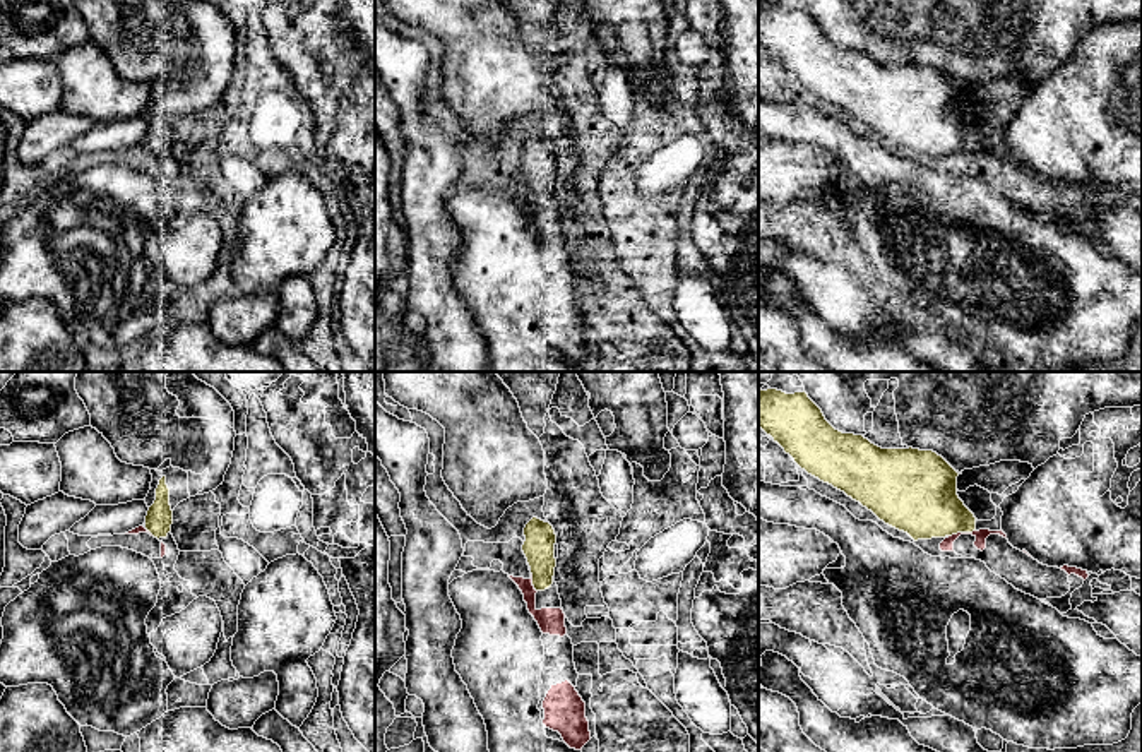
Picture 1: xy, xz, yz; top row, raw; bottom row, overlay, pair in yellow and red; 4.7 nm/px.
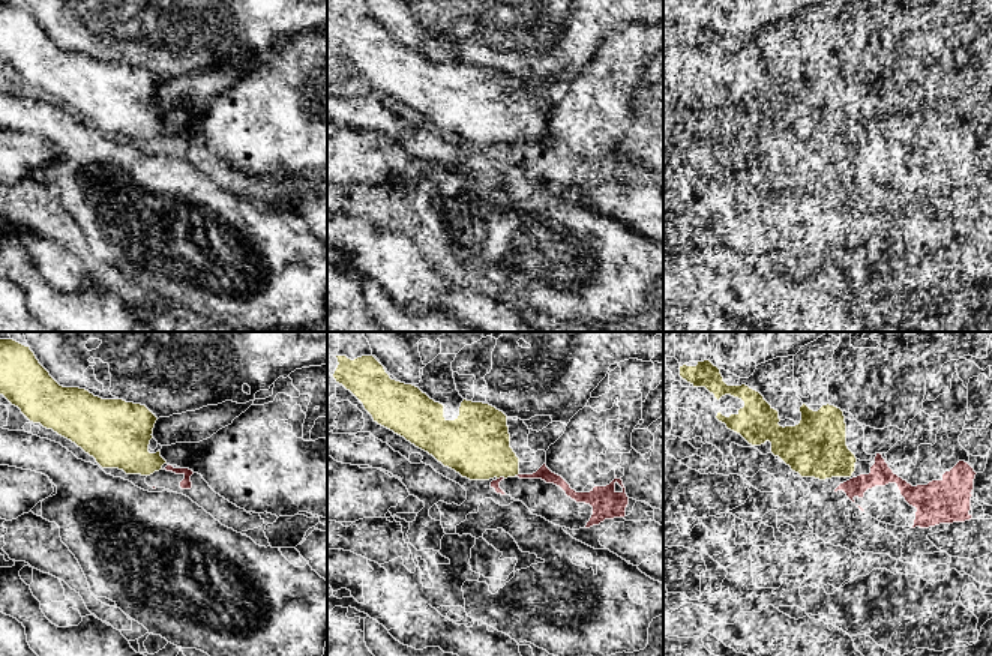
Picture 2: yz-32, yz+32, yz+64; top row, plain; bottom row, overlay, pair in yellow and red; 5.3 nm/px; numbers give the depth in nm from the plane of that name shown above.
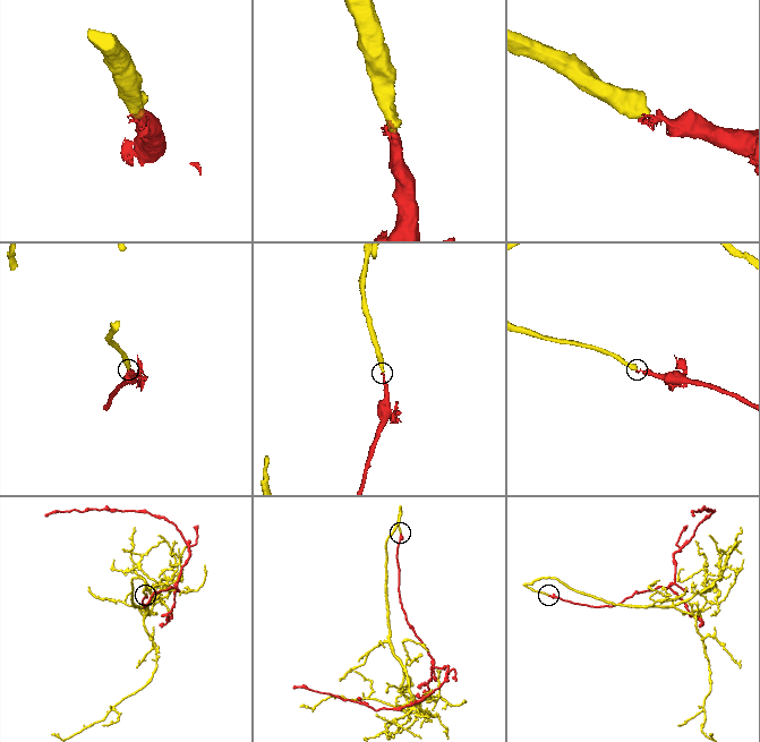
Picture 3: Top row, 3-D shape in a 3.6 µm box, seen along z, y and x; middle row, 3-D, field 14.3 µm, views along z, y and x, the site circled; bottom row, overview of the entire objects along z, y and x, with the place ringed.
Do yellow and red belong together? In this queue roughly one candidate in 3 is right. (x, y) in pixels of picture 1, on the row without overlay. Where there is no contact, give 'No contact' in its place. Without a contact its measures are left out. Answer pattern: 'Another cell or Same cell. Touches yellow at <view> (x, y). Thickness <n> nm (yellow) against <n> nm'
Same cell. Touches yellow at yz (961, 148). Thickness 360 nm (yellow) against 60 nm

